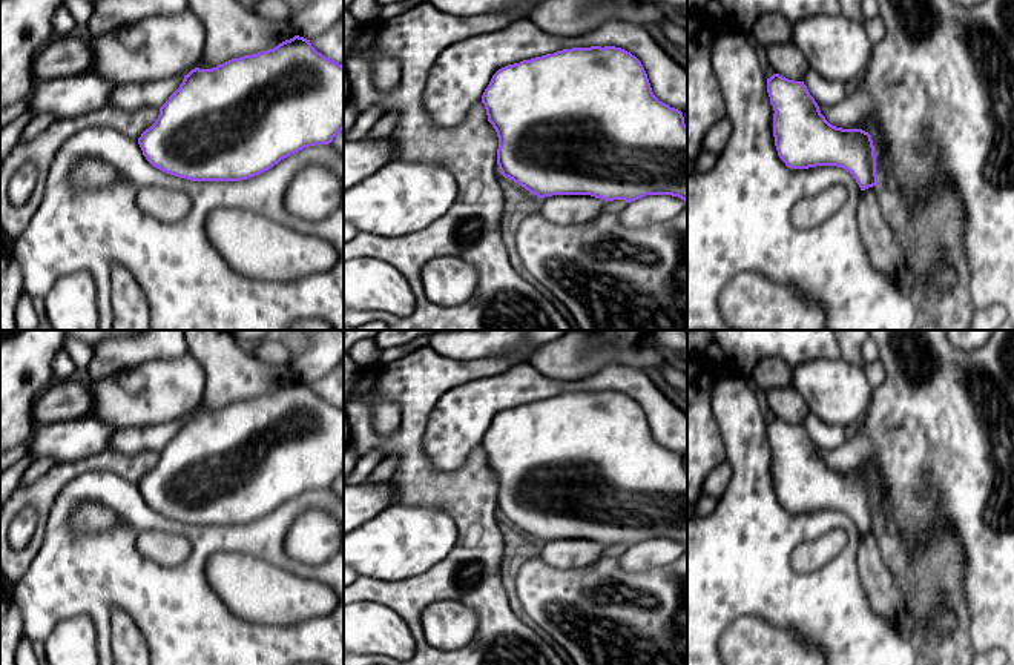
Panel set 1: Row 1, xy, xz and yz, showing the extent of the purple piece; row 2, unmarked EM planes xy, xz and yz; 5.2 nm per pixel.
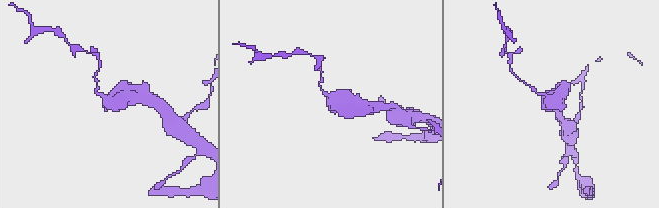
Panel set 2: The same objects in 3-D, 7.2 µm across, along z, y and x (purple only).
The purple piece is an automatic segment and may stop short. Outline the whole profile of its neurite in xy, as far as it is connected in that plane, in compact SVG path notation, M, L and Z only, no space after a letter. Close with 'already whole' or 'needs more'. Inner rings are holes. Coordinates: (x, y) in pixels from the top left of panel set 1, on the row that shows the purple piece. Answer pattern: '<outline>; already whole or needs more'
M295 35L276 48L232 58L212 69L192 69L160 108L155 123L138 138L156 169L190 181L242 181L259 175L304 147L330 144L344 129L344 66Z; already whole

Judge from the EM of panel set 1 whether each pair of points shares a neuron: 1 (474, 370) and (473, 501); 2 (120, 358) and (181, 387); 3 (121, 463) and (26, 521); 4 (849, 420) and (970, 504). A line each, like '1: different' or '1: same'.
1: same
2: different
3: different
4: different

